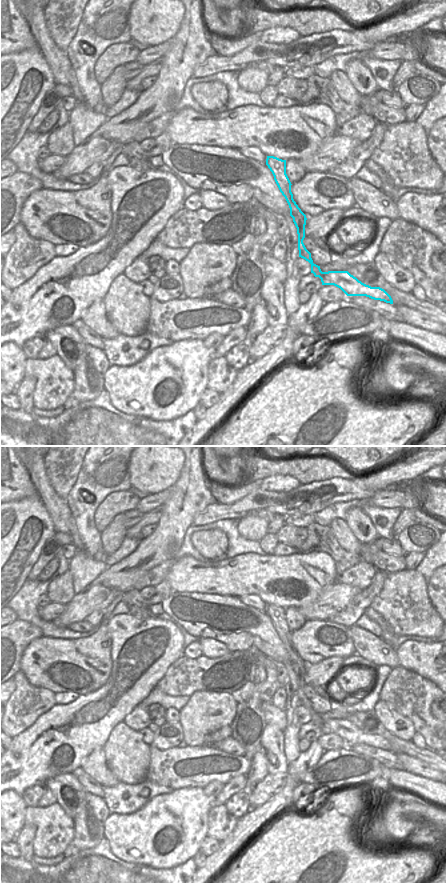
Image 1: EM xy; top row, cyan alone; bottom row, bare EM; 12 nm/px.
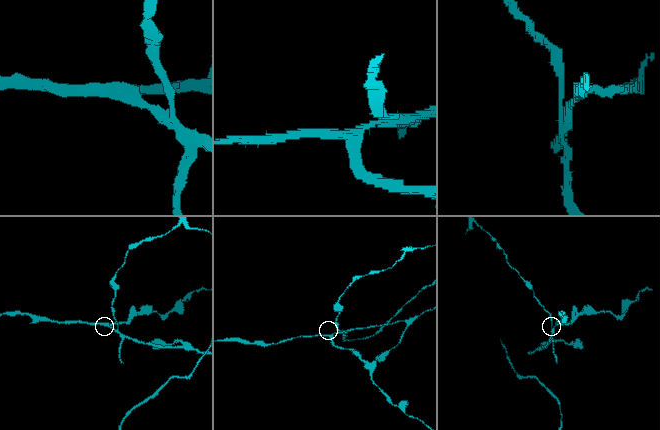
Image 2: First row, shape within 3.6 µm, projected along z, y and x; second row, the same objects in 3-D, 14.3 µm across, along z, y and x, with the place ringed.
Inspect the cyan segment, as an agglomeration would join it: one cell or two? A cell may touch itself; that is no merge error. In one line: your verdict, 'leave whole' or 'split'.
split

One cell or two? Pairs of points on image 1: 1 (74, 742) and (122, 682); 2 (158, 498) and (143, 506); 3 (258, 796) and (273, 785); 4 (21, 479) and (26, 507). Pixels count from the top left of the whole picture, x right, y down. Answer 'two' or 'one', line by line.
1: one
2: one
3: one
4: two

